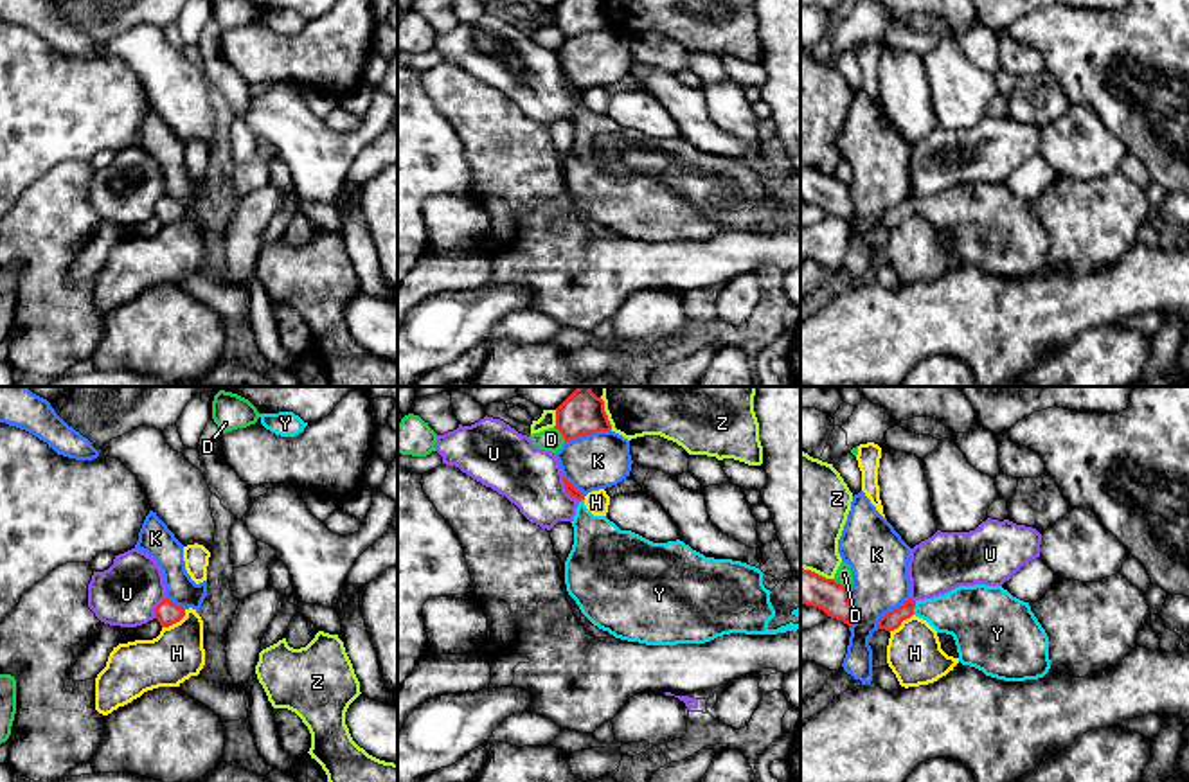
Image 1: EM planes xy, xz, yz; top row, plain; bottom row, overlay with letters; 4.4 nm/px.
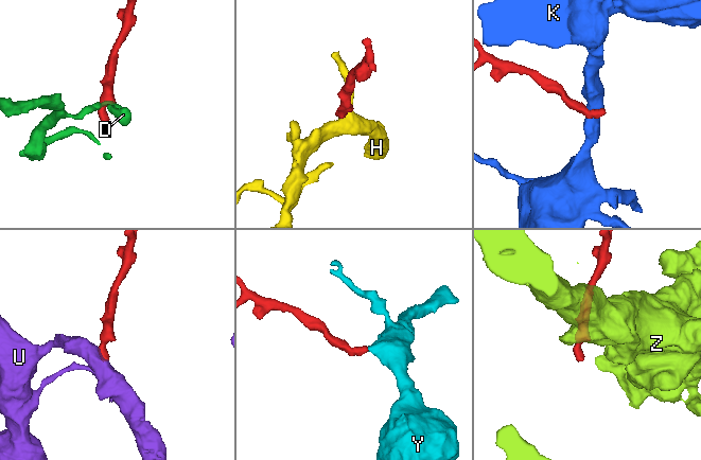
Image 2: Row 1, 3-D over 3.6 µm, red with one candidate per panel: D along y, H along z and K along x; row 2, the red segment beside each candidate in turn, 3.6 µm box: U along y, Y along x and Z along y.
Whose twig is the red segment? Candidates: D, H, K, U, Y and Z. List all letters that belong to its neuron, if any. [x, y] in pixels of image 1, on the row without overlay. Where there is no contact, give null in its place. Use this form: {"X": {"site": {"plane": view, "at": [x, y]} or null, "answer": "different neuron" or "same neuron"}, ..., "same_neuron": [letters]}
{"D": {"site": {"plane": "xz", "at": [560, 29]}, "answer": "different neuron"}, "H": {"site": {"plane": "xy", "at": [175, 220]}, "answer": "different neuron"}, "K": {"site": {"plane": "xz", "at": [587, 31]}, "answer": "different neuron"}, "U": {"site": {"plane": "xz", "at": [567, 88]}, "answer": "different neuron"}, "Y": {"site": {"plane": "yz", "at": [914, 204]}, "answer": "same neuron"}, "Z": {"site": {"plane": "xz", "at": [607, 13]}, "answer": "different neuron"}, "same_neuron": ["Y"]}

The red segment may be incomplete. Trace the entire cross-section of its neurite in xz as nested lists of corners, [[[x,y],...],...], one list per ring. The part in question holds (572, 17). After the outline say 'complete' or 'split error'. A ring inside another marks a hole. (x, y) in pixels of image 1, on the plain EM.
[[[561,0],[556,5],[556,23],[565,40],[597,29],[610,29],[612,22],[604,0]]]; complete

